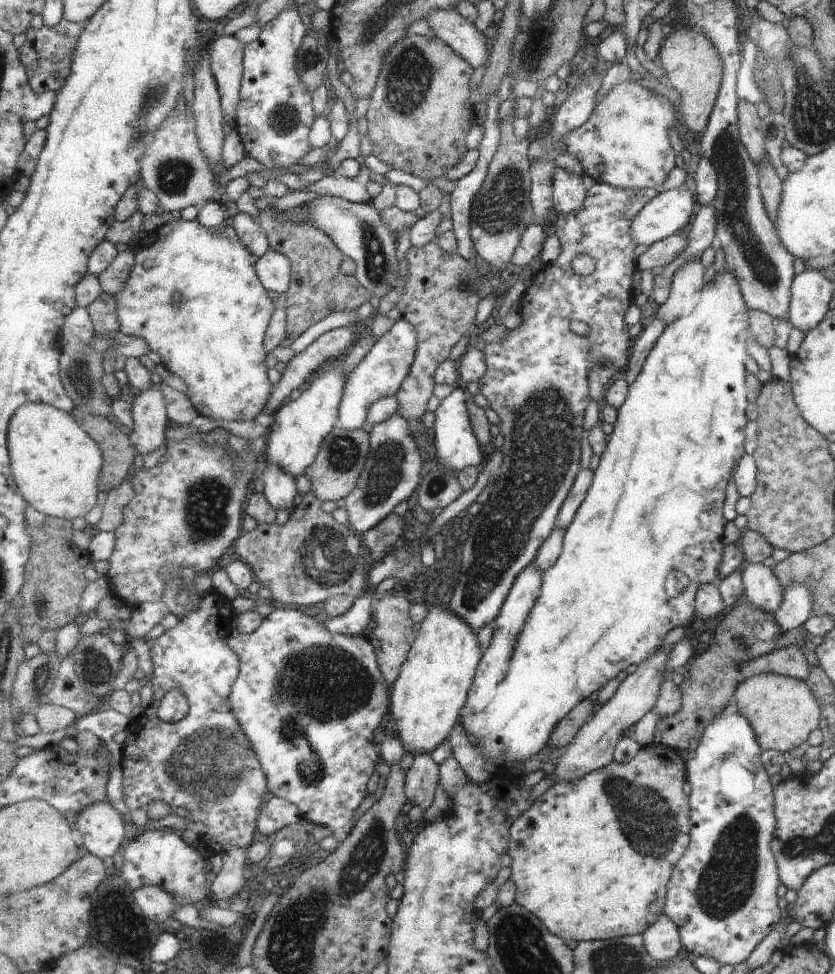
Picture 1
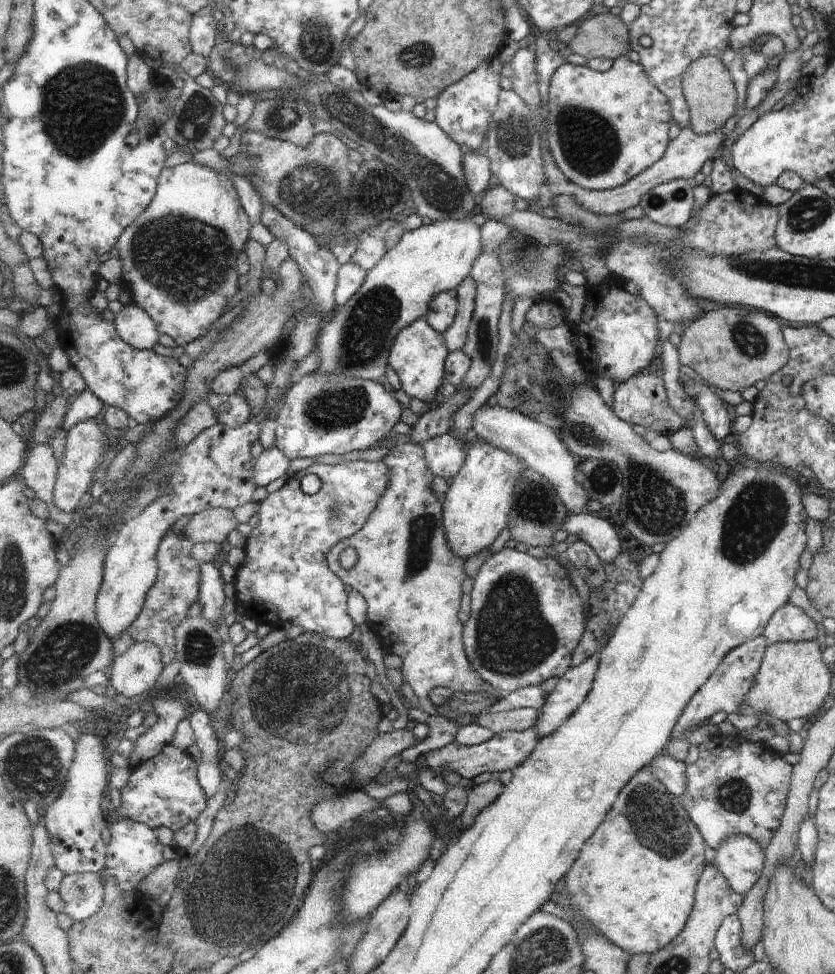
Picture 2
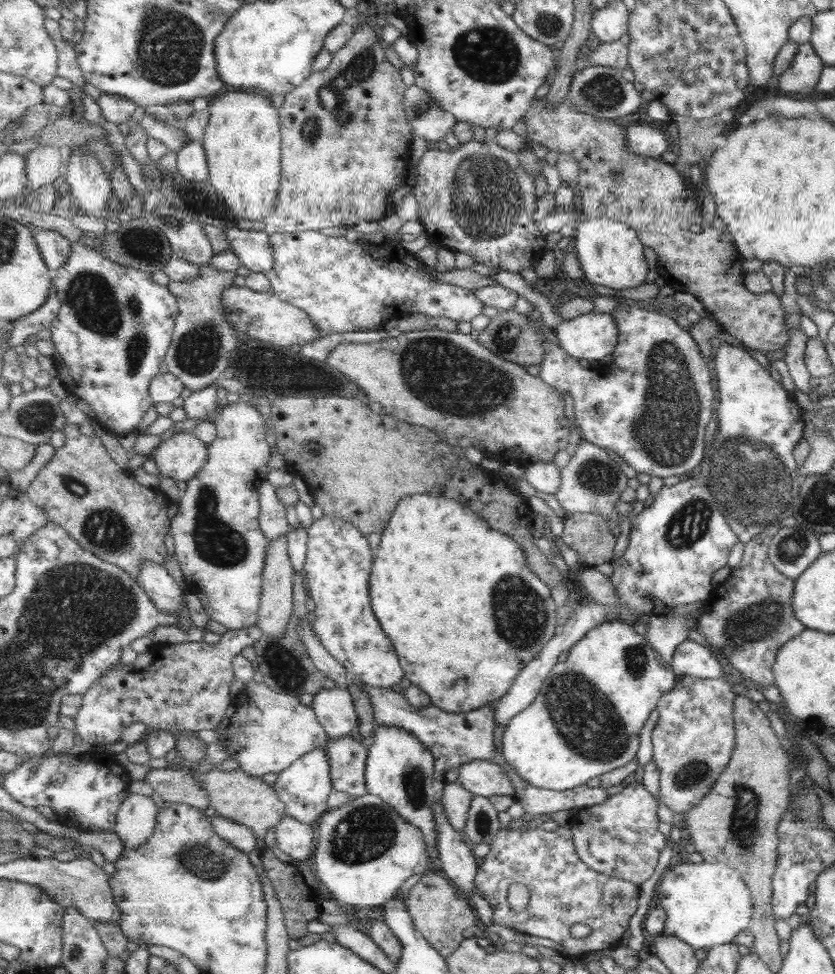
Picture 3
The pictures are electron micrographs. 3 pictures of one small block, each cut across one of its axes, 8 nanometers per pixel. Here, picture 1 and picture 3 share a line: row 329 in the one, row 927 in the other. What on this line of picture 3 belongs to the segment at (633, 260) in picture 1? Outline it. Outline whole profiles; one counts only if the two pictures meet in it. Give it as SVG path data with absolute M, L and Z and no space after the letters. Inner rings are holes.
M533 824L530 827L525 825L515 829L505 825L500 834L489 844L490 852L480 864L480 870L476 876L476 887L493 910L494 924L515 928L527 936L553 938L553 940L565 940L573 924L585 924L591 930L590 935L585 938L585 944L590 952L613 949L621 945L625 931L629 928L629 922L633 914L637 912L637 902L641 896L639 885L597 872L585 864L576 851L576 845L568 829L547 831ZM513 883L525 884L529 888L531 900L525 912L513 912L507 902L507 890Z

